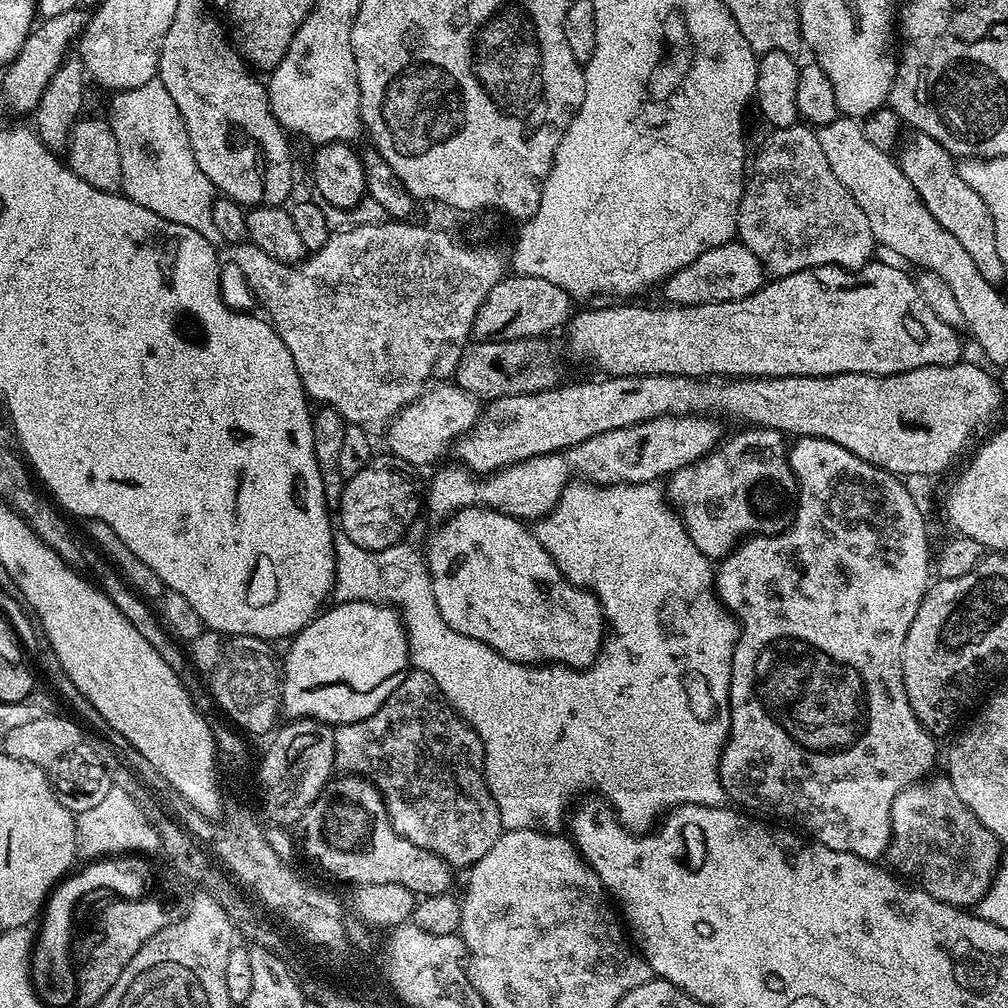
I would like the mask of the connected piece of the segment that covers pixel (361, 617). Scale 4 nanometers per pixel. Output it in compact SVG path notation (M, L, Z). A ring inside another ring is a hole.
M351 600L321 611L301 632L291 637L288 653L282 656L282 683L280 706L283 715L292 720L320 720L324 724L339 726L370 718L374 710L398 690L401 677L409 671L408 631L399 612L381 603Z

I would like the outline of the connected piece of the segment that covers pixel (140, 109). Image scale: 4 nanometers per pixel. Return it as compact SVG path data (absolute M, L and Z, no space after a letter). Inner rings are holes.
M157 78L113 96L110 123L122 158L123 195L158 218L190 226L213 246L219 245L218 226L212 217L213 189L190 146L184 119L162 81Z

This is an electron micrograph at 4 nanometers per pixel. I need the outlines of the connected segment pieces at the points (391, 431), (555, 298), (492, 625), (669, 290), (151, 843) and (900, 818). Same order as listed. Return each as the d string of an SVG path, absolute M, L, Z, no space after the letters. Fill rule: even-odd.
M455 383L440 384L437 388L429 387L411 400L405 408L388 424L387 451L402 458L406 463L435 465L444 451L451 449L456 441L474 426L482 411L481 401L471 396L466 390L456 387Z
M505 275L486 294L482 306L478 306L478 314L474 314L472 323L473 341L478 340L521 340L531 336L547 337L555 328L563 329L573 315L573 297L569 296L562 286L554 286L554 282L546 282L546 278L533 276Z
M463 508L453 512L451 516L443 521L444 524L428 540L428 552L426 551L426 571L432 580L434 598L438 602L440 617L458 634L466 634L466 638L474 638L486 646L490 646L498 654L510 658L519 664L529 666L563 666L565 668L590 668L596 656L600 653L600 646L606 635L606 621L604 609L596 601L595 596L587 588L579 588L569 582L558 570L558 566L546 554L542 542L538 542L533 529L523 520L517 520L514 516L507 516L505 512L496 512L492 508Z
M733 242L714 246L690 266L678 270L667 280L663 281L664 296L669 305L677 304L713 304L714 302L726 302L727 300L741 300L747 296L753 296L756 291L763 288L766 283L766 273L764 265L760 263L759 258L750 254L746 245Z
M113 787L91 810L76 816L76 850L84 858L108 858L113 854L154 854L160 852L160 839L144 811L122 789Z
M946 774L936 775L929 775L919 784L906 786L898 798L894 798L894 804L890 806L892 836L889 838L886 860L893 864L891 867L905 881L911 882L926 894L953 904L955 908L967 909L978 904L992 884L996 870L1000 867L1002 849L998 838L994 838L994 834L990 834L990 830L978 822L970 806L958 798L958 790L954 790L950 778Z

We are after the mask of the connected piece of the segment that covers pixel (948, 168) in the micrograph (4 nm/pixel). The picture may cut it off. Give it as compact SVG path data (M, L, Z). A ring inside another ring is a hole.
M915 130L907 134L909 136L903 137L898 148L898 151L900 150L898 163L902 174L910 180L910 186L918 190L918 198L922 198L926 210L930 210L930 214L938 218L940 225L949 234L954 234L954 239L970 253L970 258L977 264L982 278L986 278L986 282L991 284L1003 285L1006 261L998 258L998 241L994 239L994 222L986 202L982 202L982 198L974 194L974 190L966 186L966 182L962 182L962 174L958 174L956 169L957 157L926 134Z

